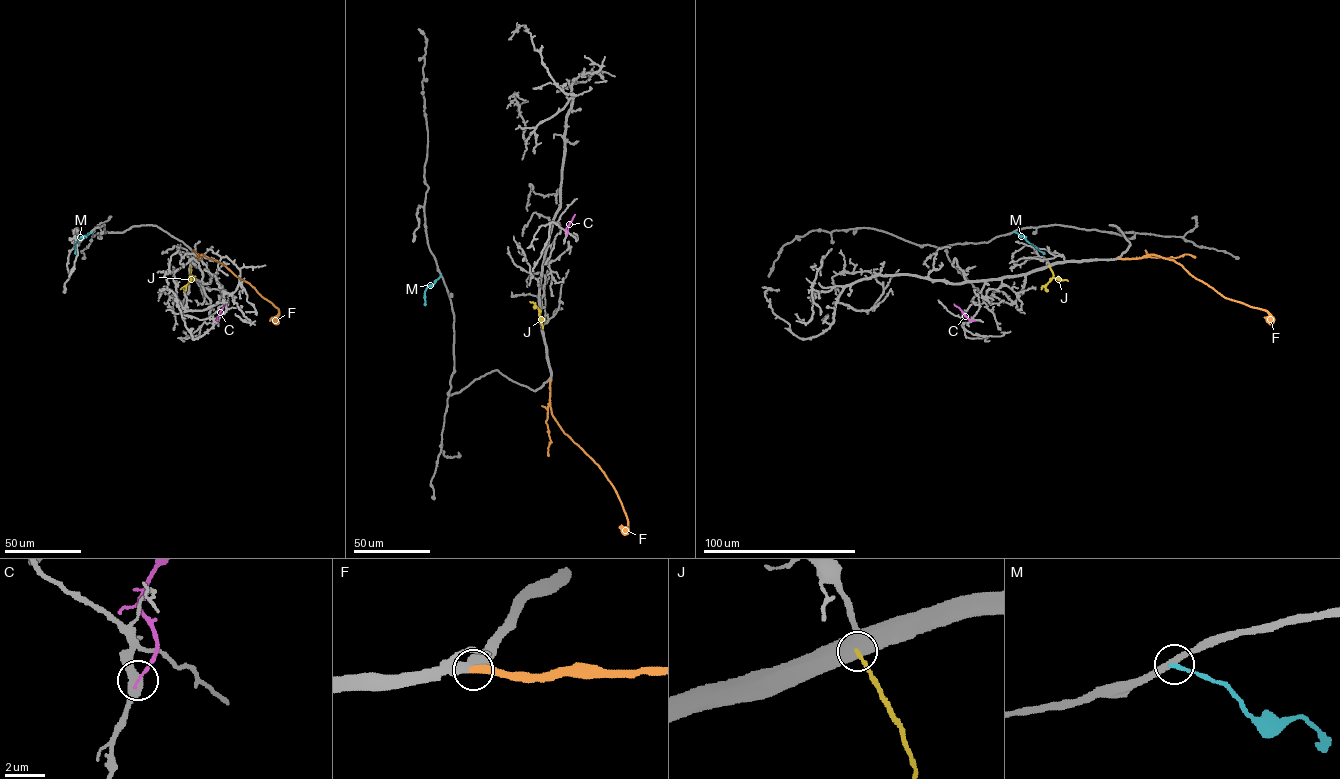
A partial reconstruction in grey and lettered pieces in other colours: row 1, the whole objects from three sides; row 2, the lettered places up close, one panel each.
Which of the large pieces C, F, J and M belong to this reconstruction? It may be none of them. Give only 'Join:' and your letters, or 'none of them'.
Join: F

